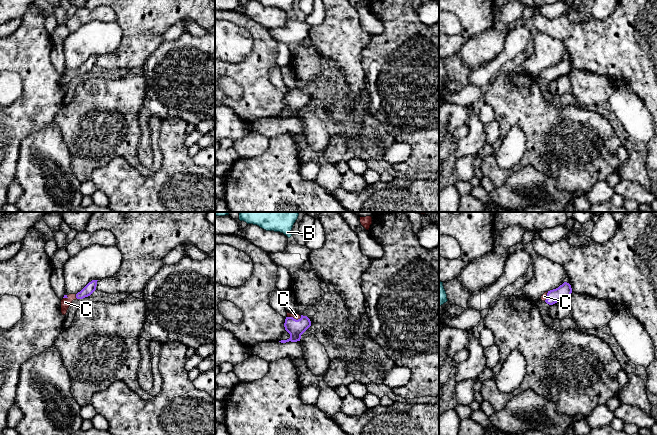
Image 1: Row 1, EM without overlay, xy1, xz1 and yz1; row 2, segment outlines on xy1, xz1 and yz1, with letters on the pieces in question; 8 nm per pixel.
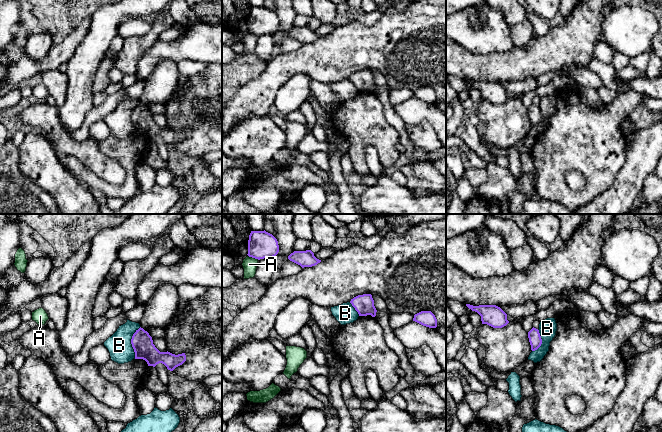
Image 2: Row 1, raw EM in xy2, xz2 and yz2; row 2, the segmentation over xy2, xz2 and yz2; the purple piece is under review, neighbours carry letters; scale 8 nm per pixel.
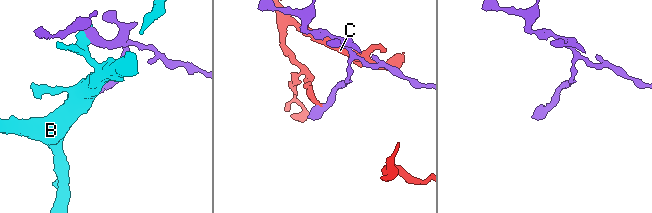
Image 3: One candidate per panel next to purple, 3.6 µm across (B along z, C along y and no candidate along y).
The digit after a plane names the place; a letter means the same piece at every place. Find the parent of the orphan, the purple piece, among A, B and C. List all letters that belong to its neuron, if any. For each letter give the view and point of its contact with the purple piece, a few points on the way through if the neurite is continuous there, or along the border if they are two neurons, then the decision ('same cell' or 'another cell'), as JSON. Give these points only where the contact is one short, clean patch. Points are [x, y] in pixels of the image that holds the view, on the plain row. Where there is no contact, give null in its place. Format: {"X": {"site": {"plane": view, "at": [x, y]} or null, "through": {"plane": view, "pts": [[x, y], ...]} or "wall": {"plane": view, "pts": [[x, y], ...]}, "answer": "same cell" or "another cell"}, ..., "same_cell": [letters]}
{"A": {"site": {"plane": "xz2", "at": [253, 33]}, "wall": {"plane": "xz2", "pts": [[248, 31], [258, 35]]}, "answer": "another cell"}, "B": {"site": {"plane": "xy2", "at": [131, 118]}, "wall": {"plane": "xy2", "pts": [[140, 102], [131, 115], [134, 134]]}, "answer": "another cell"}, "C": {"site": {"plane": "xz1", "at": [293, 94]}, "through": {"plane": "xz1", "pts": [[295, 104], [293, 94], [296, 92]]}, "answer": "same cell"}, "same_cell": ["C"]}

